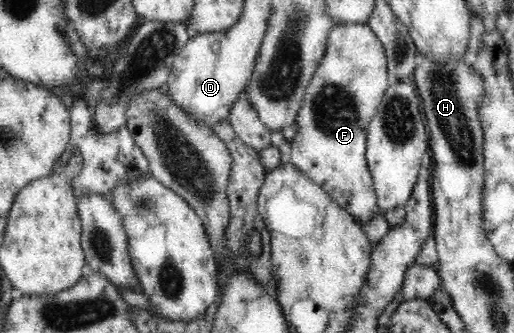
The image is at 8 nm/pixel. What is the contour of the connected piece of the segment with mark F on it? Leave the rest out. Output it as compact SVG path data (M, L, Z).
M368 23L335 24L327 38L325 56L309 82L307 93L296 117L297 134L290 140L290 164L309 179L313 179L339 206L351 213L363 226L379 212L375 187L366 158L365 136L369 122L377 115L379 106L390 87L387 59L383 43Z

